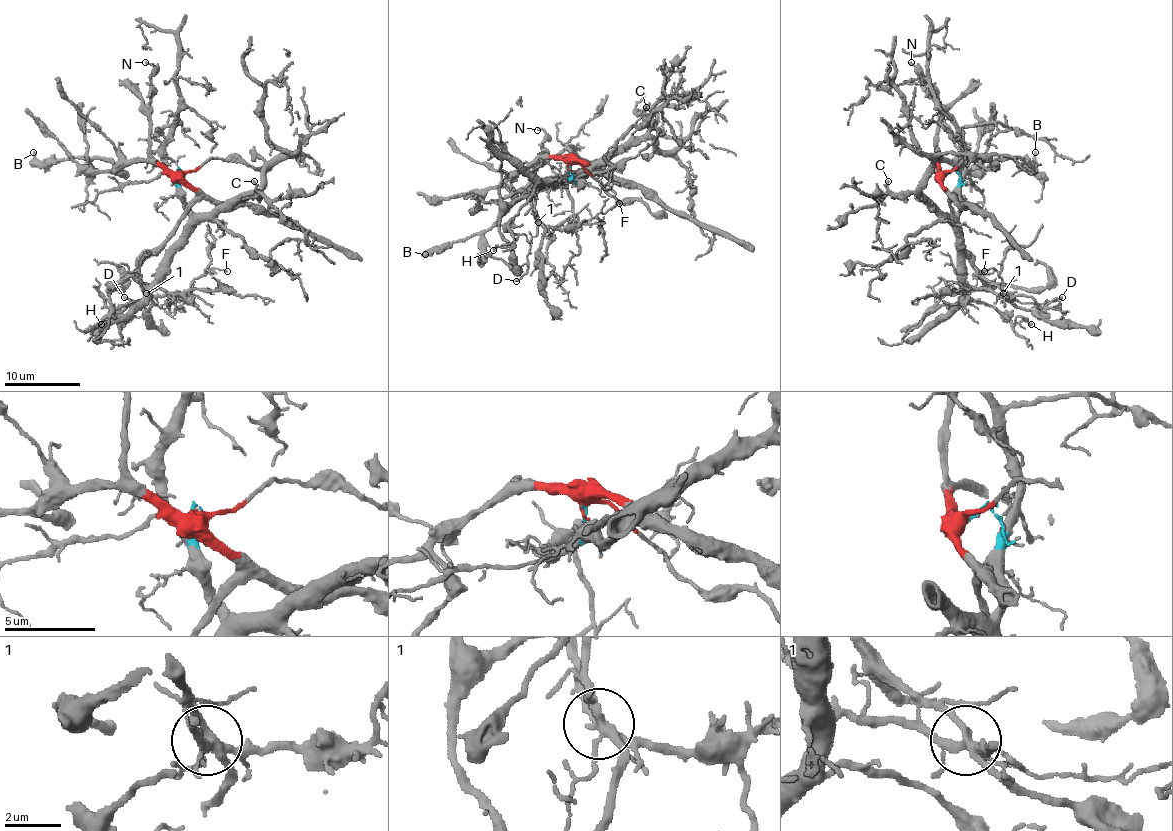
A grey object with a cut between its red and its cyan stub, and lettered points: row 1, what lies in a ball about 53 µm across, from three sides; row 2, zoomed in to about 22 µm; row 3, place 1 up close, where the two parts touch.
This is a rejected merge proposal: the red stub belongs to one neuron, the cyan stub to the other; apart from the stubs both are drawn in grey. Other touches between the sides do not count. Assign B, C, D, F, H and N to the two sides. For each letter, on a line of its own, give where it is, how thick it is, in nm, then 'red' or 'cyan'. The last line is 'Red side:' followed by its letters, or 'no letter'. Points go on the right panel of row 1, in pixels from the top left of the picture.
B: place (1035, 152); calibre 200 nm; red
C: place (888, 181); calibre 140 nm; cyan
D: place (1062, 297); calibre 190 nm; cyan
F: place (984, 271); calibre 120 nm; cyan
H: place (1031, 324); calibre 160 nm; cyan
N: place (911, 62); calibre 140 nm; red
Red side: B, N

